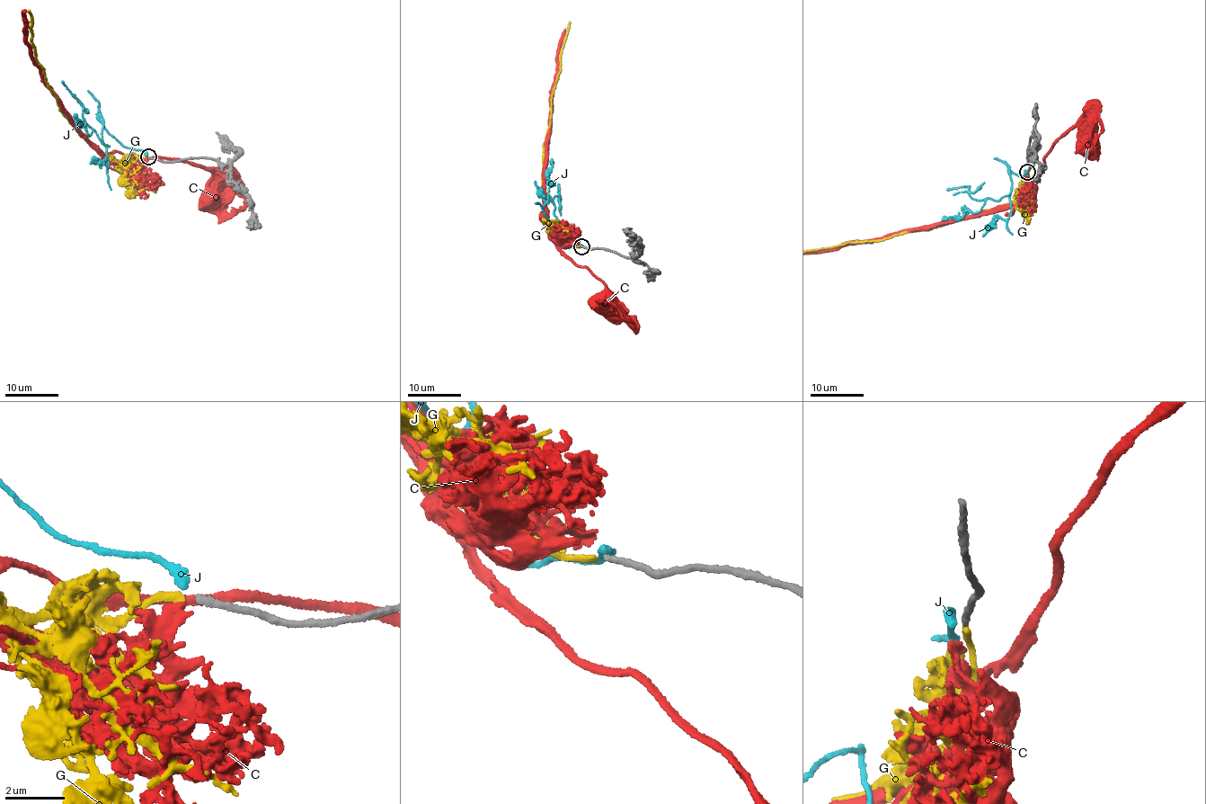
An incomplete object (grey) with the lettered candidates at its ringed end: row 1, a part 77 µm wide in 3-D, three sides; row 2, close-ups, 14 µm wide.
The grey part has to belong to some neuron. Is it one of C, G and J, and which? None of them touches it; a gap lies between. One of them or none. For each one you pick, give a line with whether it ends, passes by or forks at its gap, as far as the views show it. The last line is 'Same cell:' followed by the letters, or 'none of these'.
G: it ends there
Same cell: G

